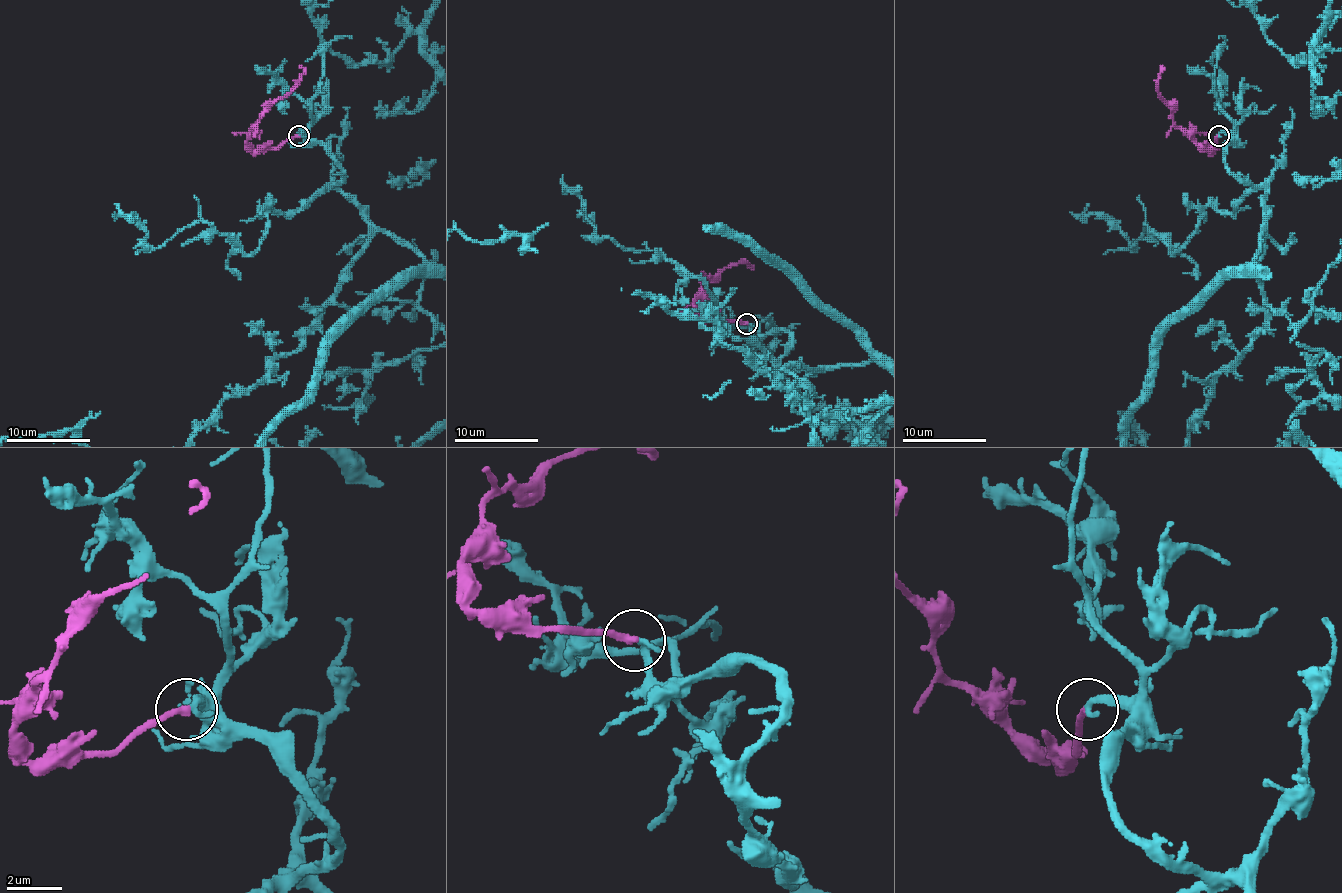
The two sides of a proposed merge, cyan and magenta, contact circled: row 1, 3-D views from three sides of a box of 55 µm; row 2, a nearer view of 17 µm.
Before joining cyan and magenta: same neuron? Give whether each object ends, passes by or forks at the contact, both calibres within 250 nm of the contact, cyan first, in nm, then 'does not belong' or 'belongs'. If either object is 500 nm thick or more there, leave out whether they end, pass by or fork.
cyan ends | magenta ends | 280/260 nm | belongs

